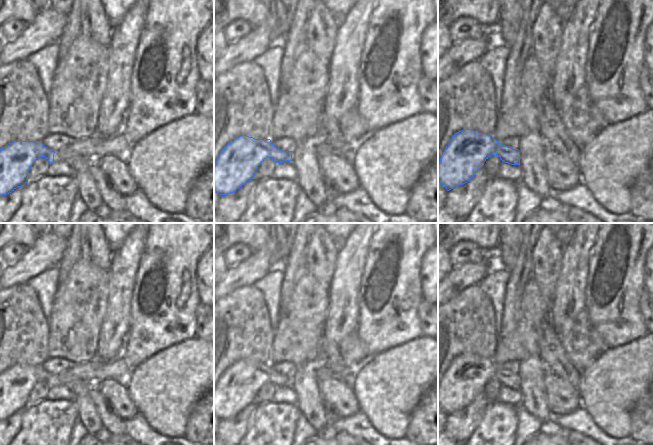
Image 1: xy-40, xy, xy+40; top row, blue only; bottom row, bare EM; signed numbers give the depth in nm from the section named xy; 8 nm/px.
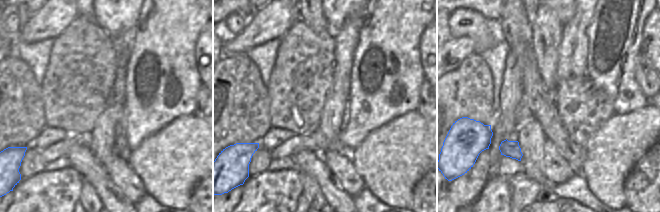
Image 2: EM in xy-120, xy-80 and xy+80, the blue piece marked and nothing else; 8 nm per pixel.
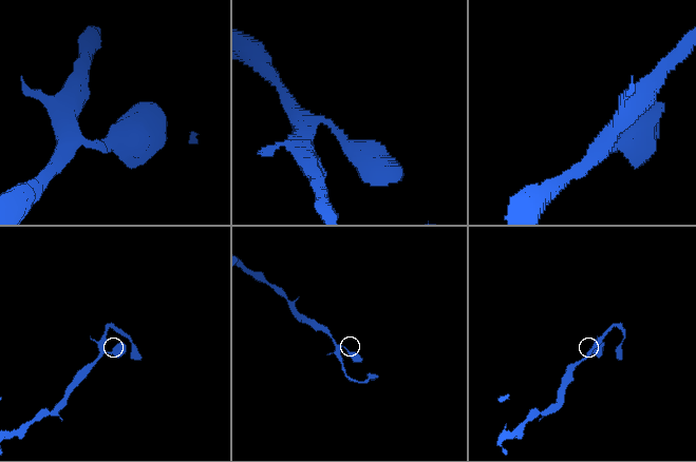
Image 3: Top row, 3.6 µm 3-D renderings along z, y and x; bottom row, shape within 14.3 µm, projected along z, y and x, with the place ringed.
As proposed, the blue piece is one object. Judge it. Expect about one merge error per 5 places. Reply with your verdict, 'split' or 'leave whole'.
leave whole

